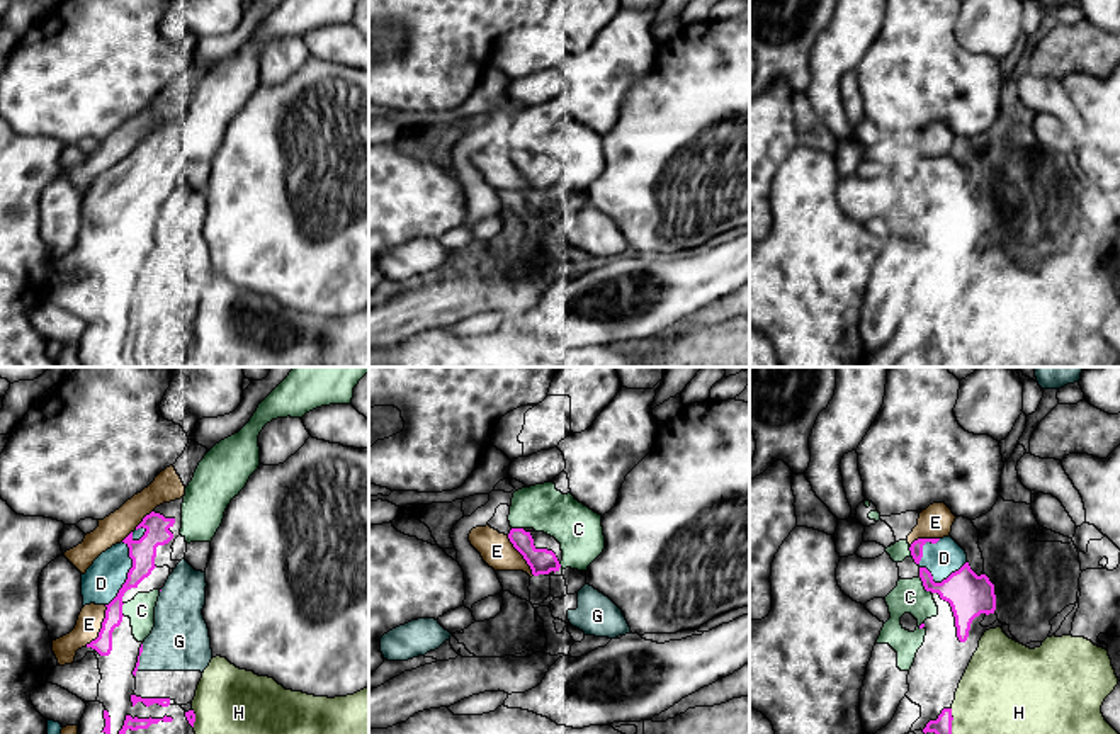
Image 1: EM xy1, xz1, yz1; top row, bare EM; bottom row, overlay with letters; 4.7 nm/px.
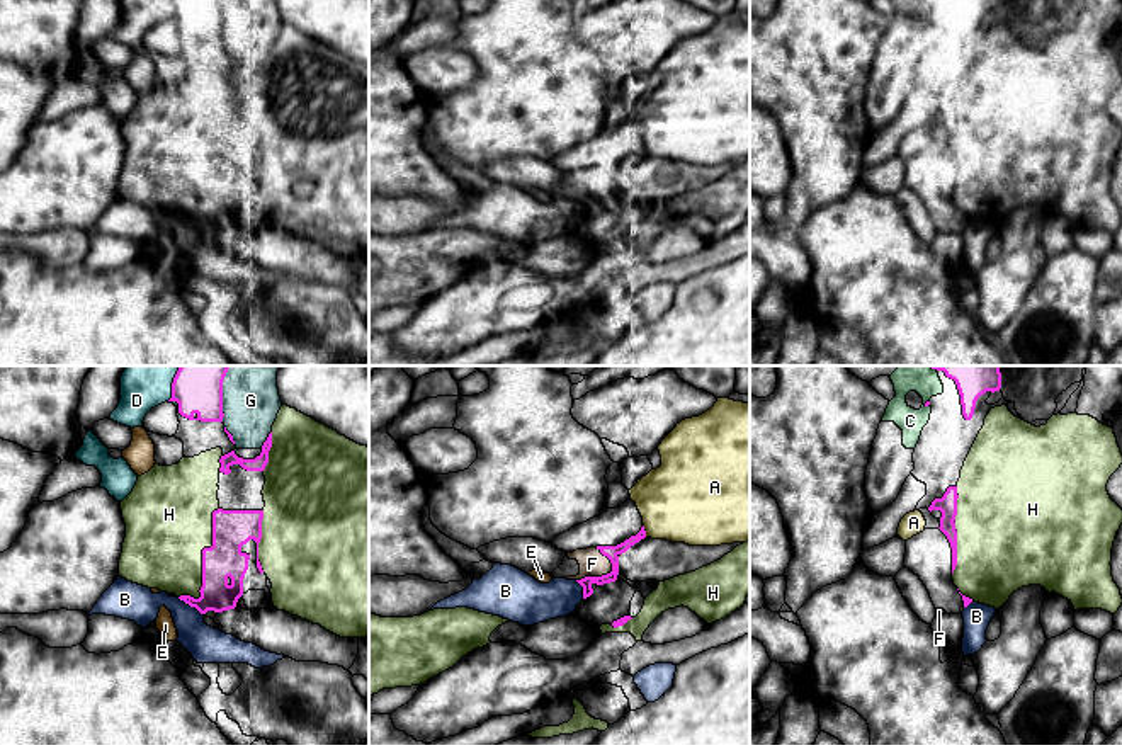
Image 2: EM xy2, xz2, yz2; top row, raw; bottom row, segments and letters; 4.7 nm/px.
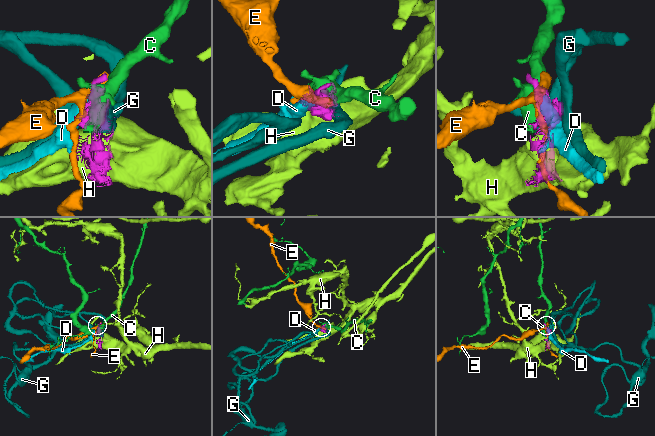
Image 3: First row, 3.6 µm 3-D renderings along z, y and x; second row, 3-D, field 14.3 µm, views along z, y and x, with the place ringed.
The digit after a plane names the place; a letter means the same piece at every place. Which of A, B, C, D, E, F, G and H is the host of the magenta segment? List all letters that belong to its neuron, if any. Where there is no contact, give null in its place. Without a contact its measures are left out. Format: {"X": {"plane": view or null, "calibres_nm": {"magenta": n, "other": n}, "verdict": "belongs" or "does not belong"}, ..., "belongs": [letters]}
{"A": {"plane": "xz2", "calibres_nm": {"magenta": 60, "other": 400}, "verdict": "does not belong"}, "B": {"plane": "xy2", "calibres_nm": {"magenta": 160, "other": 170}, "verdict": "does not belong"}, "C": {"plane": "yz1", "calibres_nm": {"magenta": 200, "other": 160}, "verdict": "does not belong"}, "D": {"plane": "yz1", "calibres_nm": {"magenta": 200, "other": 160}, "verdict": "belongs"}, "E": {"plane": "xy1", "calibres_nm": {"magenta": 90, "other": 120}, "verdict": "does not belong"}, "F": {"plane": "xz2", "calibres_nm": {"magenta": 60, "other": 130}, "verdict": "does not belong"}, "G": {"plane": "xy2", "calibres_nm": {"magenta": 160, "other": 260}, "verdict": "does not belong"}, "H": {"plane": "xy2", "calibres_nm": {"magenta": 180, "other": 420}, "verdict": "does not belong"}, "belongs": ["D"]}

